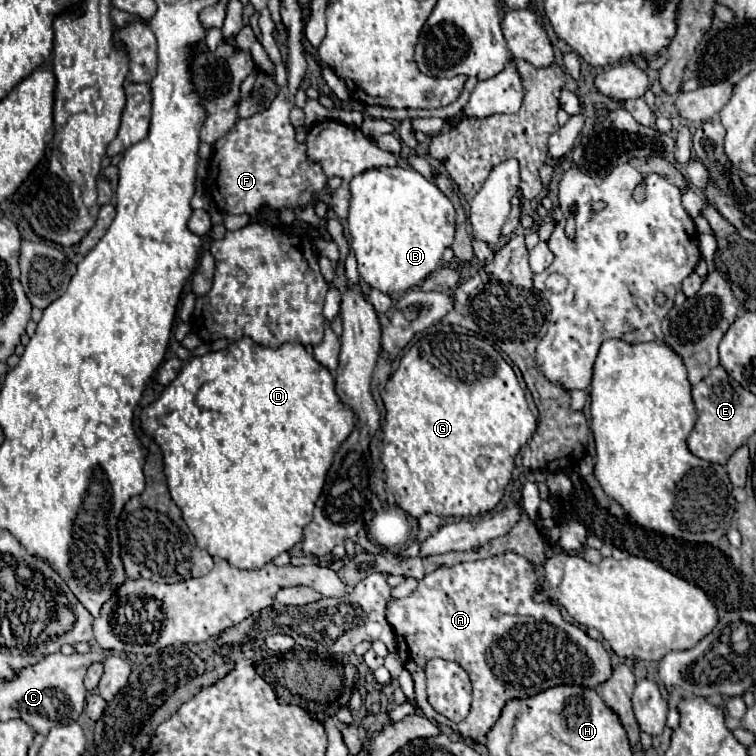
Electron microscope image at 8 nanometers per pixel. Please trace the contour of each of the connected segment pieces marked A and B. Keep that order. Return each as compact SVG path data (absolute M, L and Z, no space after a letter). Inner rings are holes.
M504 552L484 560L460 562L456 566L440 566L418 582L416 592L400 600L390 600L386 608L386 620L396 634L398 648L404 648L406 652L406 656L400 656L404 668L410 672L410 660L418 666L418 670L412 674L416 684L416 706L424 712L428 720L434 720L440 726L444 724L442 716L426 700L424 666L432 658L452 660L468 672L474 688L474 702L468 718L460 724L450 724L450 728L462 738L470 738L474 742L484 742L486 732L498 722L502 708L510 700L534 696L538 692L544 692L546 688L562 684L596 690L610 678L610 654L602 646L602 640L594 640L580 626L566 622L558 606L550 604L550 600L534 600L534 592L538 592L538 580L540 574L524 556L518 556L516 552Z
M372 168L350 182L350 248L358 260L358 274L372 288L392 294L406 292L418 286L430 272L434 272L442 260L444 250L454 238L454 208L452 202L436 188L434 182L426 180L414 168Z

